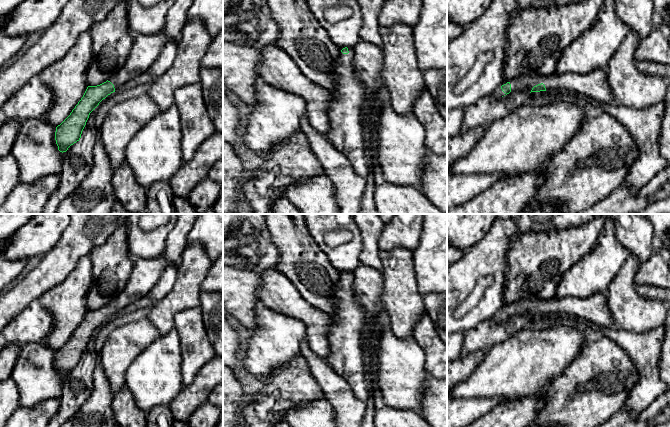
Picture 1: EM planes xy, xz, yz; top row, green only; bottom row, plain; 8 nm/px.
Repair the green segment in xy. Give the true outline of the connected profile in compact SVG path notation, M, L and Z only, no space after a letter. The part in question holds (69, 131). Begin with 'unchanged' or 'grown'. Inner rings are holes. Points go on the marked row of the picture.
grown; M163 29L155 35L136 35L125 64L106 82L88 86L70 115L56 127L55 140L60 152L80 140L90 113L108 95L125 83L147 71L167 43Z

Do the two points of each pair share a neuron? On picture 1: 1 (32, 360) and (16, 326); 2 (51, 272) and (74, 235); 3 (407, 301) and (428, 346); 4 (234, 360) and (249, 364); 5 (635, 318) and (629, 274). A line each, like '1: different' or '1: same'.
1: different
2: same
3: different
4: different
5: same

